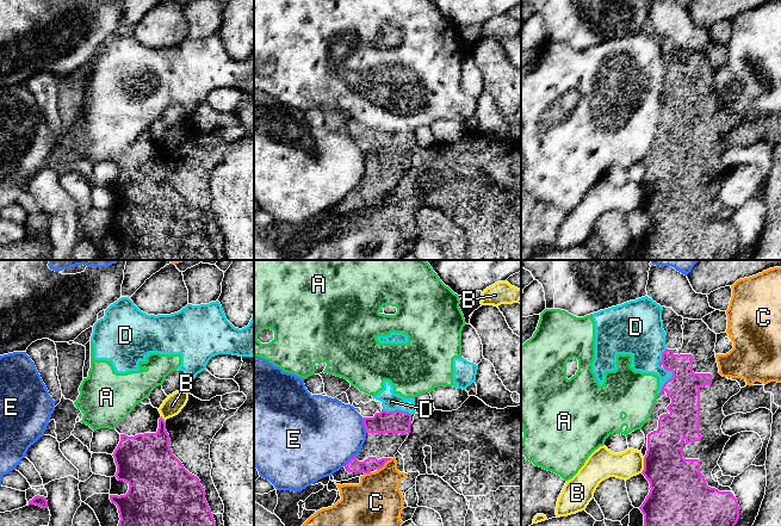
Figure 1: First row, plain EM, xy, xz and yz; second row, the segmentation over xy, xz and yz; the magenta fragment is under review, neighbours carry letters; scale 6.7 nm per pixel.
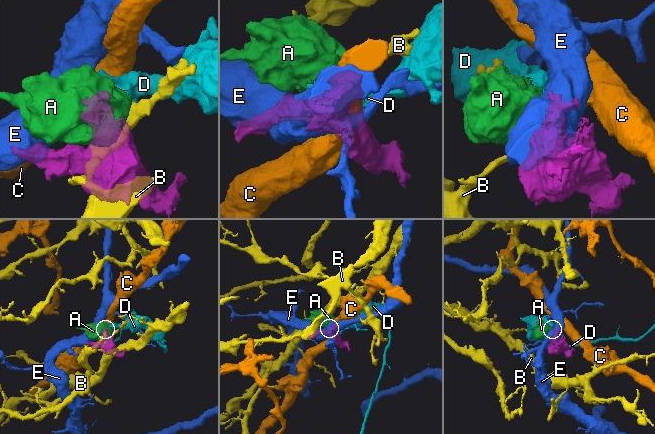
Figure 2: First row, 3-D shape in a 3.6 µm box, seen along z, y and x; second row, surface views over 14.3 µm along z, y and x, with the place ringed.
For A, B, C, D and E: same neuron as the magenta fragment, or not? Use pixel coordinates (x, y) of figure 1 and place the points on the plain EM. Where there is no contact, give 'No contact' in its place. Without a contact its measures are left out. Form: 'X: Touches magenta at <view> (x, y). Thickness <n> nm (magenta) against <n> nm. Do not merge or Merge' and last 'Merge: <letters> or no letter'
A: Touches magenta at yz (654, 140). Thickness 20 nm (magenta) against 300 nm. Do not merge
B: Touches magenta at yz (644, 198). Thickness 360 nm (magenta) against 180 nm. Do not merge
C: Touches magenta at xz (384, 196). Thickness 90 nm (magenta) against 320 nm. Do not merge
D: Touches magenta at yz (668, 112). Thickness 220 nm (magenta) against 220 nm. Do not merge
E: Touches magenta at xz (351, 191). Thickness 90 nm (magenta) against 500 nm. Do not merge
Merge: no letter

